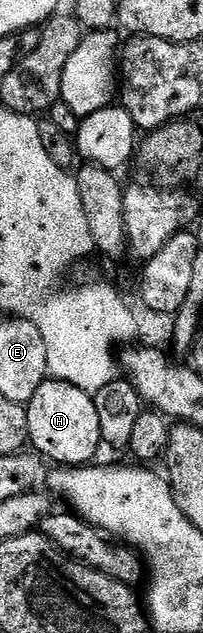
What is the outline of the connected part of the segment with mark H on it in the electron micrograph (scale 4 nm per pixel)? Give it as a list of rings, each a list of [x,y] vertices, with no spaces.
[[[47,380],[36,388],[32,400],[25,403],[25,407],[28,412],[29,445],[43,458],[66,468],[84,466],[97,459],[94,457],[103,440],[100,436],[100,416],[96,416],[96,404],[91,395],[67,382]]]

